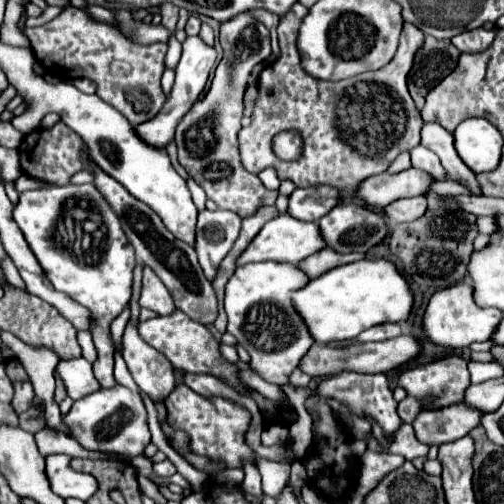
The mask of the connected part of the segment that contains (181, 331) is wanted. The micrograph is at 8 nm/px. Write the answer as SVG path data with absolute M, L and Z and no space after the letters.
M175 309L171 315L163 315L163 317L141 321L137 329L139 329L141 339L145 343L149 343L151 347L155 347L159 353L163 353L171 361L173 367L185 369L189 373L211 373L211 375L217 375L223 381L227 381L231 387L241 391L239 389L241 381L237 377L237 367L221 357L219 341L207 331L205 325L195 323L191 317L183 315L183 311Z

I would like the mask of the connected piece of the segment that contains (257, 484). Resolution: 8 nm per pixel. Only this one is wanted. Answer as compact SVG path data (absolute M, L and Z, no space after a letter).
M245 461L243 471L245 471L245 479L243 479L243 485L241 485L243 491L247 491L247 495L259 499L259 497L263 495L263 491L261 491L261 475L259 475L259 471L257 471L255 465L249 463L249 461Z

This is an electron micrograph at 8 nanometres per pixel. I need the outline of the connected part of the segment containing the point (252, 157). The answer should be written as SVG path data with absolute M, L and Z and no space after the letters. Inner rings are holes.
M295 3L277 27L281 57L259 75L259 95L251 125L239 131L239 155L243 167L255 175L273 167L281 181L289 179L295 187L331 185L339 191L349 191L363 179L387 171L397 155L419 145L423 119L407 91L407 73L425 35L413 23L403 23L399 47L391 63L351 79L321 81L307 75L299 59L297 35L307 11L307 7ZM357 93L367 97L367 101L357 101ZM285 129L297 129L303 137L303 155L295 161L281 161L269 149L273 135Z

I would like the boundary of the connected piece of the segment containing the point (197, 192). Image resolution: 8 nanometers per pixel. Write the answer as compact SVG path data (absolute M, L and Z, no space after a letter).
M187 179L187 187L189 187L189 191L191 191L191 197L193 197L193 203L195 203L195 207L199 209L199 211L203 211L205 209L205 191L193 181L193 179Z

